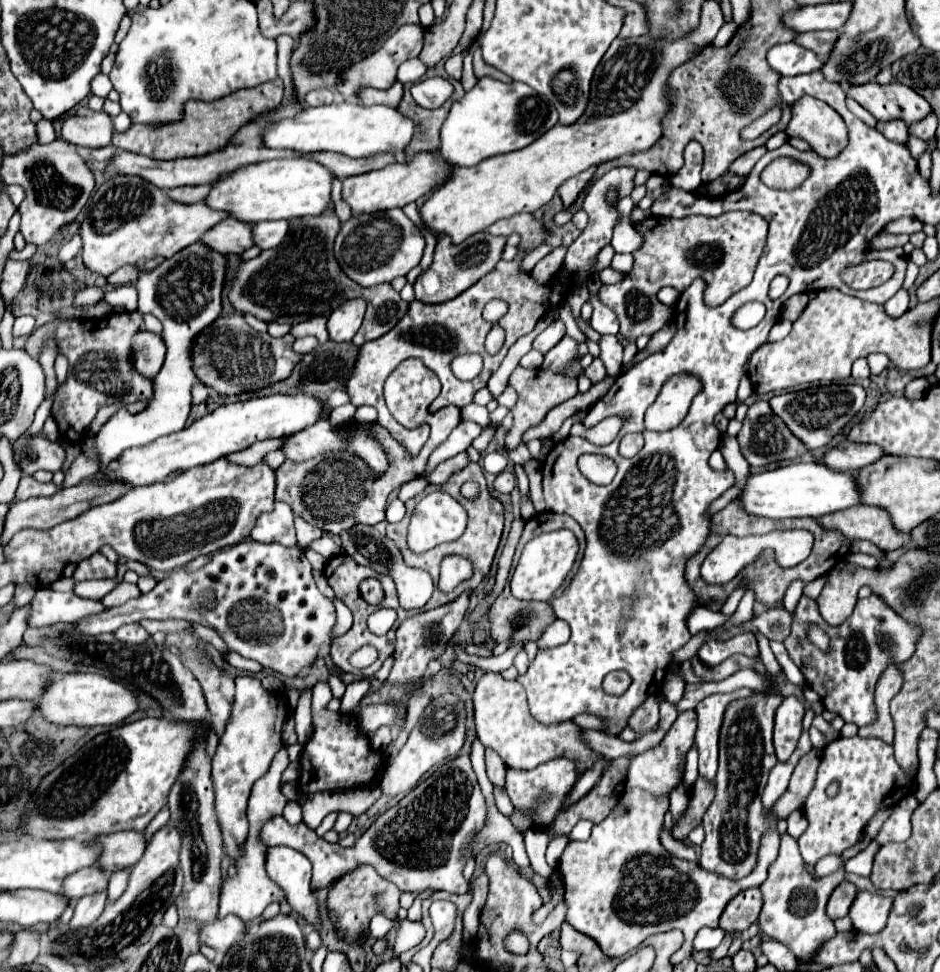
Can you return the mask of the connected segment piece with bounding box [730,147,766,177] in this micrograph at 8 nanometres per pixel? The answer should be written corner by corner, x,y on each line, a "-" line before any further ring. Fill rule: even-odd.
756,147
754,151
748,151
746,155
738,157
736,163
730,165
730,171
736,173
736,175
740,175
740,177
742,177
742,175
748,175
748,173
752,171
752,167
756,165
756,161
758,161
764,153
766,153
766,147

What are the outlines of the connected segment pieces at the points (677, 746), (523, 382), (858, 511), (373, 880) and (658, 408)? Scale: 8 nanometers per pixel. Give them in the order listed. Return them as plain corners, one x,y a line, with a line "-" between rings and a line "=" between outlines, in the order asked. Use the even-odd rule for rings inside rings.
682,711
656,749
650,749
642,755
630,757
630,765
626,771
626,785
628,787
642,787
642,789
656,793
656,795
668,793
672,787
676,787
682,781
684,759
686,759
686,751
690,749
690,745
694,741
694,731
696,731
696,713
=
516,367
514,373
510,375
508,383
514,387
520,399
511,409
511,413
514,415
514,424
505,437
504,445
506,451
514,451
518,445
522,445
524,443
522,435
526,433
526,429
538,425
552,407
560,405
562,401
566,401
566,399
570,399
570,397
574,397
578,393
578,387
576,387
574,379
568,379
564,375
558,377
558,375
554,375
552,371
546,371
546,369
528,371
528,369
=
858,505
850,511
838,511
838,515
826,515
818,519
826,529
838,529
852,541
868,539
884,551
894,551
910,543
910,533
900,533
890,521
890,513
882,507
=
360,865
332,885
332,889
328,893
328,909
330,909
332,923
338,929
338,935
346,937
346,939
358,939
368,929
368,923
376,911
384,911
384,915
390,919
396,917
398,907
400,907
398,897
400,897
400,889
394,887
394,883
382,879
374,867
-
374,893
380,893
378,901
372,899
=
688,373
672,375
660,389
656,401
648,407
644,427
648,431
670,431
682,423
692,399
702,391
698,377

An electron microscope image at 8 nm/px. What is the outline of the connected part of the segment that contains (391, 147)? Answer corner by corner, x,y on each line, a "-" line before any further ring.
334,101
322,107
306,107
302,115
270,125
264,131
264,143
272,149
292,149
304,155
314,151
336,151
348,157
372,157
378,153
390,153
396,157
396,161
402,163
406,159
404,149
410,145
414,131
414,121
404,117
396,107
364,107
356,101

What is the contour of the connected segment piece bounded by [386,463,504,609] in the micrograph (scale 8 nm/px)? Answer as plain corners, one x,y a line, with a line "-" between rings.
470,463
466,469
462,469
458,475
454,475
454,477
450,479
450,483
446,483
442,489
444,489
444,491
458,491
464,481
478,481
478,483
480,483
480,495
478,495
476,501
462,501
462,507
468,511
470,519
468,519
466,531
464,531
464,535
462,535
460,539
450,541
450,543
442,543
442,545
438,545
438,547
434,547
434,549
430,549
430,551
426,551
426,553
422,553
422,555
410,553
408,547
406,547
406,537
408,521
410,521
411,515
418,503
418,499
414,498
405,502
405,506
407,507
406,517
404,517
400,523
390,523
390,525
386,527
388,537
390,537
394,543
398,543
398,547
400,547
400,551
402,551
402,557
404,557
404,563
406,563
408,567
420,567
420,569
428,571
428,573
432,575
434,583
438,583
438,569
440,569
442,557
446,557
446,555
450,555
450,553
456,553
456,555
466,555
466,557
474,559
474,575
472,575
472,579
466,581
466,583
462,583
462,587
460,587
458,591
454,591
452,595
440,595
440,591
434,591
434,597
428,601
428,605
426,605
424,609
434,609
434,607
446,605
446,603
454,601
462,591
474,591
474,589
480,585
480,581
488,575
490,565
492,565
492,559
494,559
494,553
496,553
498,543
500,543
500,537
502,537
502,529
504,529
504,505
502,505
496,497
492,497
492,495
488,493
486,479
484,479
482,467
480,467
478,463

